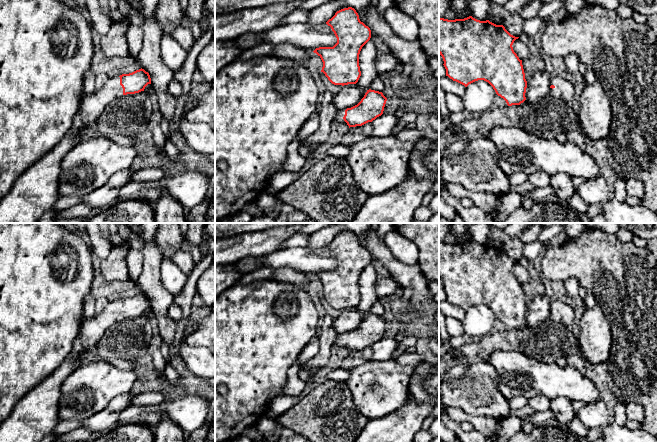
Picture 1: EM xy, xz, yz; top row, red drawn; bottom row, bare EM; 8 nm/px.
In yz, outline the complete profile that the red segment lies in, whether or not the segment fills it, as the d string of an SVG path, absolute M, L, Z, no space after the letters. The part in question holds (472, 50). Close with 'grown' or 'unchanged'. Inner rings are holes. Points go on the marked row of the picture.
M472 16L455 20L439 18L439 54L444 61L446 76L465 87L484 80L508 106L520 105L526 100L527 81L522 60L512 47L518 38L511 35L503 25L496 25L489 20L480 21Z; unchanged

